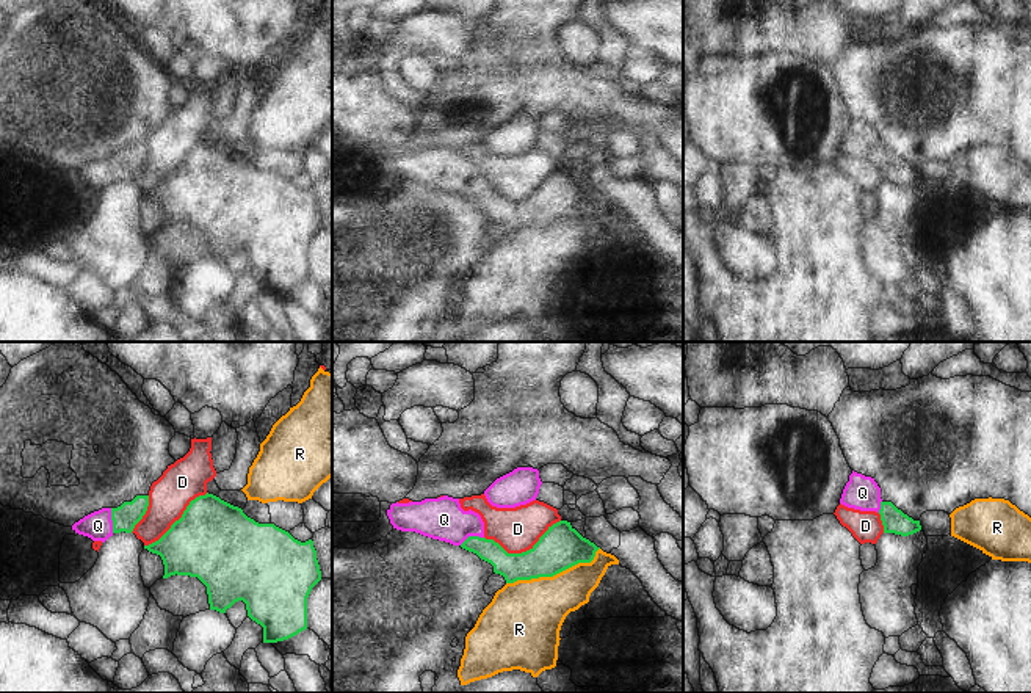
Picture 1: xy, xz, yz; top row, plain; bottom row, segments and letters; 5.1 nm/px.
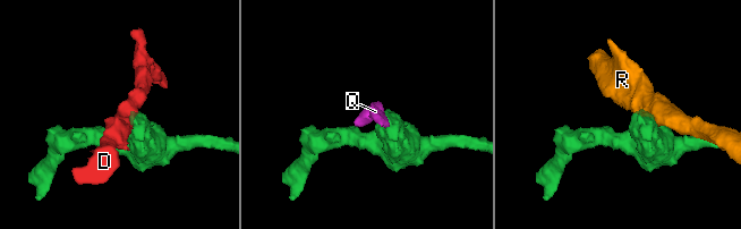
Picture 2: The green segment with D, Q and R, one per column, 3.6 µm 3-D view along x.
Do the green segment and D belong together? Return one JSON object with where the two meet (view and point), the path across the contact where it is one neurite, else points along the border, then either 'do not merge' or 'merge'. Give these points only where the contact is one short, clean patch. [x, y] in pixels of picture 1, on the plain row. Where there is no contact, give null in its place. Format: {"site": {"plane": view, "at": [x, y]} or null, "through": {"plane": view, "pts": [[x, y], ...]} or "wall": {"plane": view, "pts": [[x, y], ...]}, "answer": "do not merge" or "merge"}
{"site": {"plane": "xz", "at": [522, 201]}, "answer": "do not merge"}

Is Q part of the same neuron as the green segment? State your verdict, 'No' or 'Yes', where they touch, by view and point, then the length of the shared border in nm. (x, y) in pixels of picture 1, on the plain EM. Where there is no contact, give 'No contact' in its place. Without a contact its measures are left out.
Yes. Touches green at xy (113, 170). Shared border 130 nm

